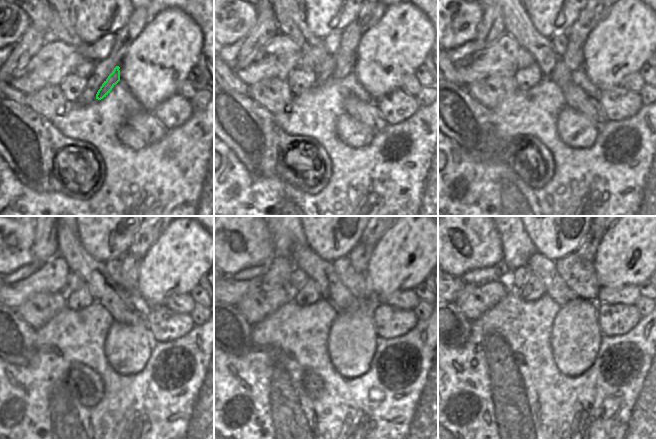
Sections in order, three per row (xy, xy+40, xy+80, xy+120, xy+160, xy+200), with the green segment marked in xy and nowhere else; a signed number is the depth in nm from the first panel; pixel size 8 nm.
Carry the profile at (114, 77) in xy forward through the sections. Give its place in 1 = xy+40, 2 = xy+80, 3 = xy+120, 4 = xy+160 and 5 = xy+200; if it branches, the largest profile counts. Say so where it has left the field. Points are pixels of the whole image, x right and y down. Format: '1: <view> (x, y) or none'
1: xy+40 (346, 61)
2: xy+80 (573, 58)
3: xy+120 (130, 264)
4: xy+160 (359, 257)
5: xy+200 (587, 250)

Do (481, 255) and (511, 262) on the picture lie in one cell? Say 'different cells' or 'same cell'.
different cells

